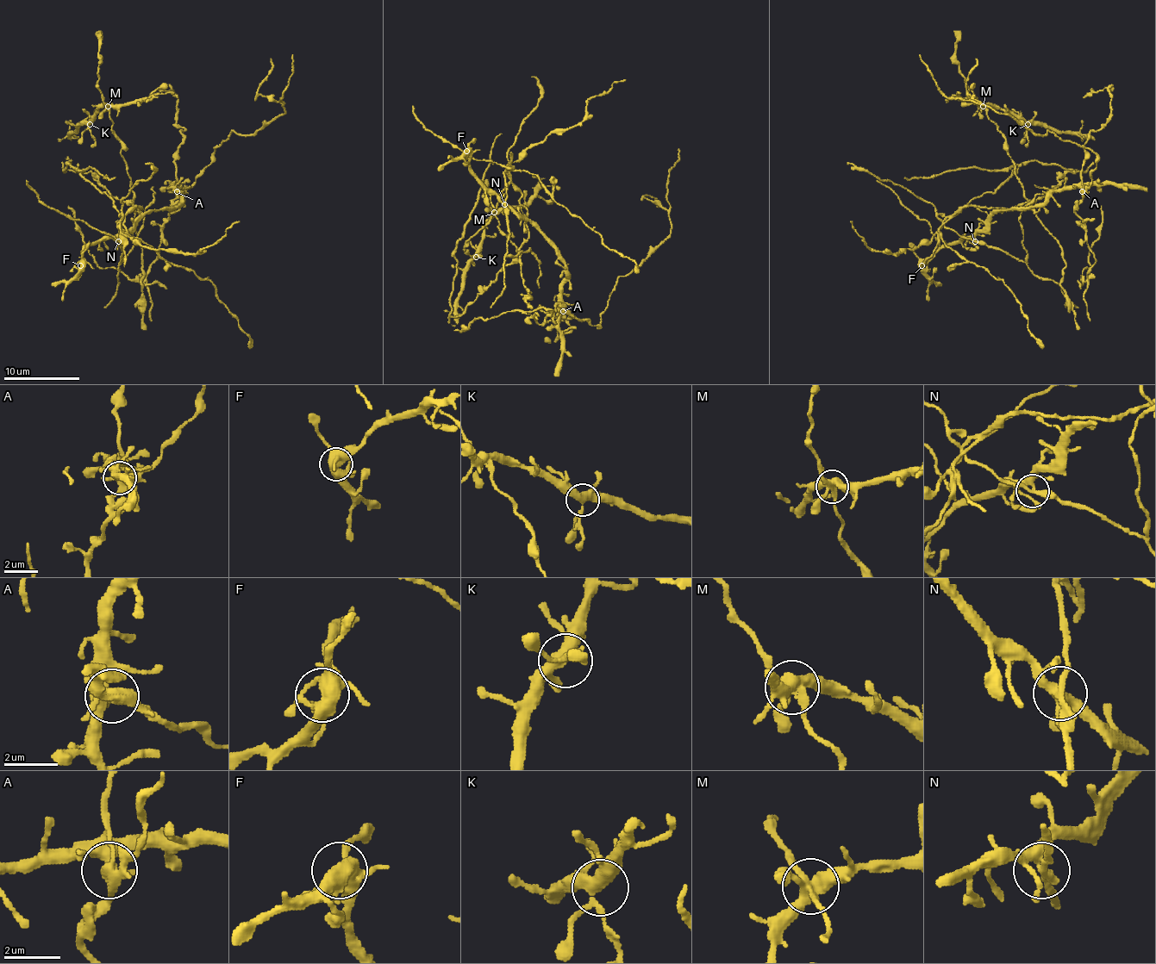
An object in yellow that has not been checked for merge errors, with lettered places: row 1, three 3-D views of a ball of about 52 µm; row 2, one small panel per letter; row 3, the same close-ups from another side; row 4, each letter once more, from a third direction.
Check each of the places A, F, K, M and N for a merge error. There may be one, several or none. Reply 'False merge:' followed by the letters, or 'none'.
False merge: A, M, N

